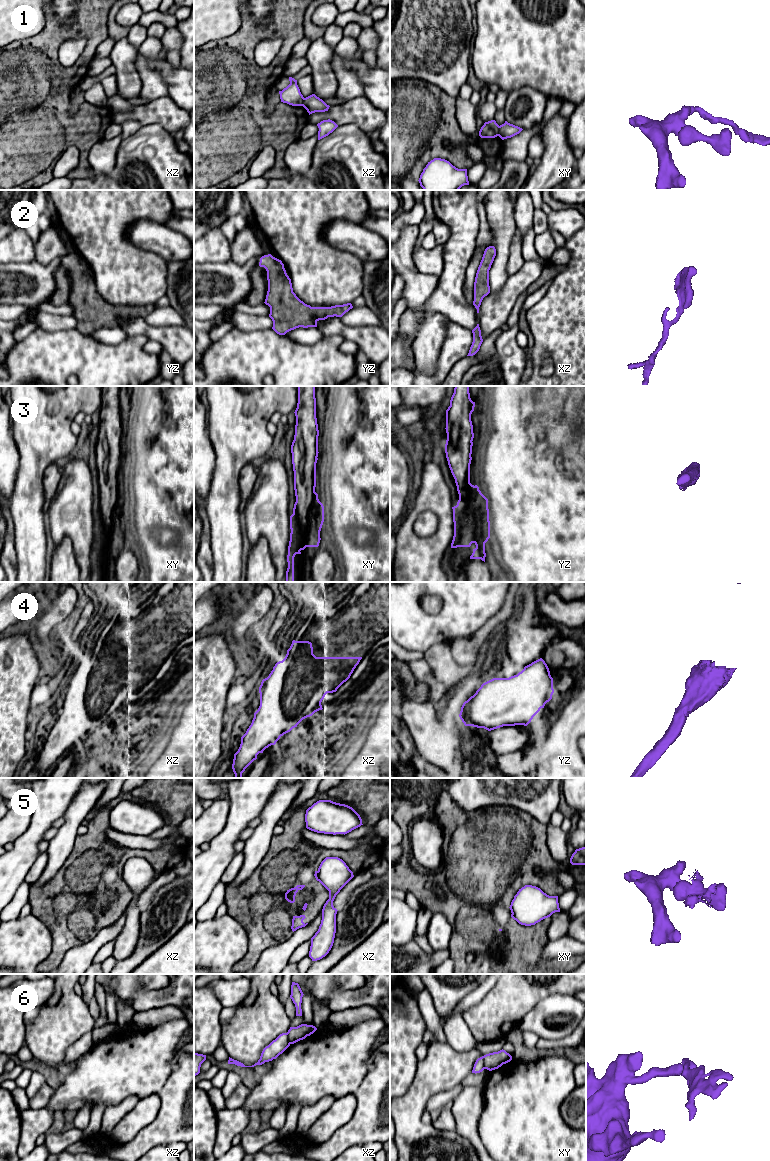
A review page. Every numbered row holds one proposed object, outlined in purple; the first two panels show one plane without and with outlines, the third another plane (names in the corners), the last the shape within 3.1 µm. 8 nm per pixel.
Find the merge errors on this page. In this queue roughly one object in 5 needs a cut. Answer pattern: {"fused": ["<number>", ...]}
{"fused": ["1", "5", "6"]}

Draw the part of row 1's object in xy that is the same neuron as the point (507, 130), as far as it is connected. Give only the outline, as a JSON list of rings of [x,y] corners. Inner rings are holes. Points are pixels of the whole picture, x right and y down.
[[[505,121],[504,124],[500,125],[499,137],[504,140],[511,138],[519,134],[523,129]]]

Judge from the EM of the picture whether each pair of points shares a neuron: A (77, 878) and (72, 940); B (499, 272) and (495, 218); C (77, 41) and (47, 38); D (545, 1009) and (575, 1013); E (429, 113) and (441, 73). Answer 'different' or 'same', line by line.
A: same
B: same
C: different
D: same
E: different

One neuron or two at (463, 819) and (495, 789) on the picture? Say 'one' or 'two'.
two

